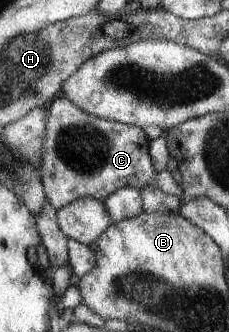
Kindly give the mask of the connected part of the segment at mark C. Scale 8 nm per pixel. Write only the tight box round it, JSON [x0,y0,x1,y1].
[40,95,182,211]

